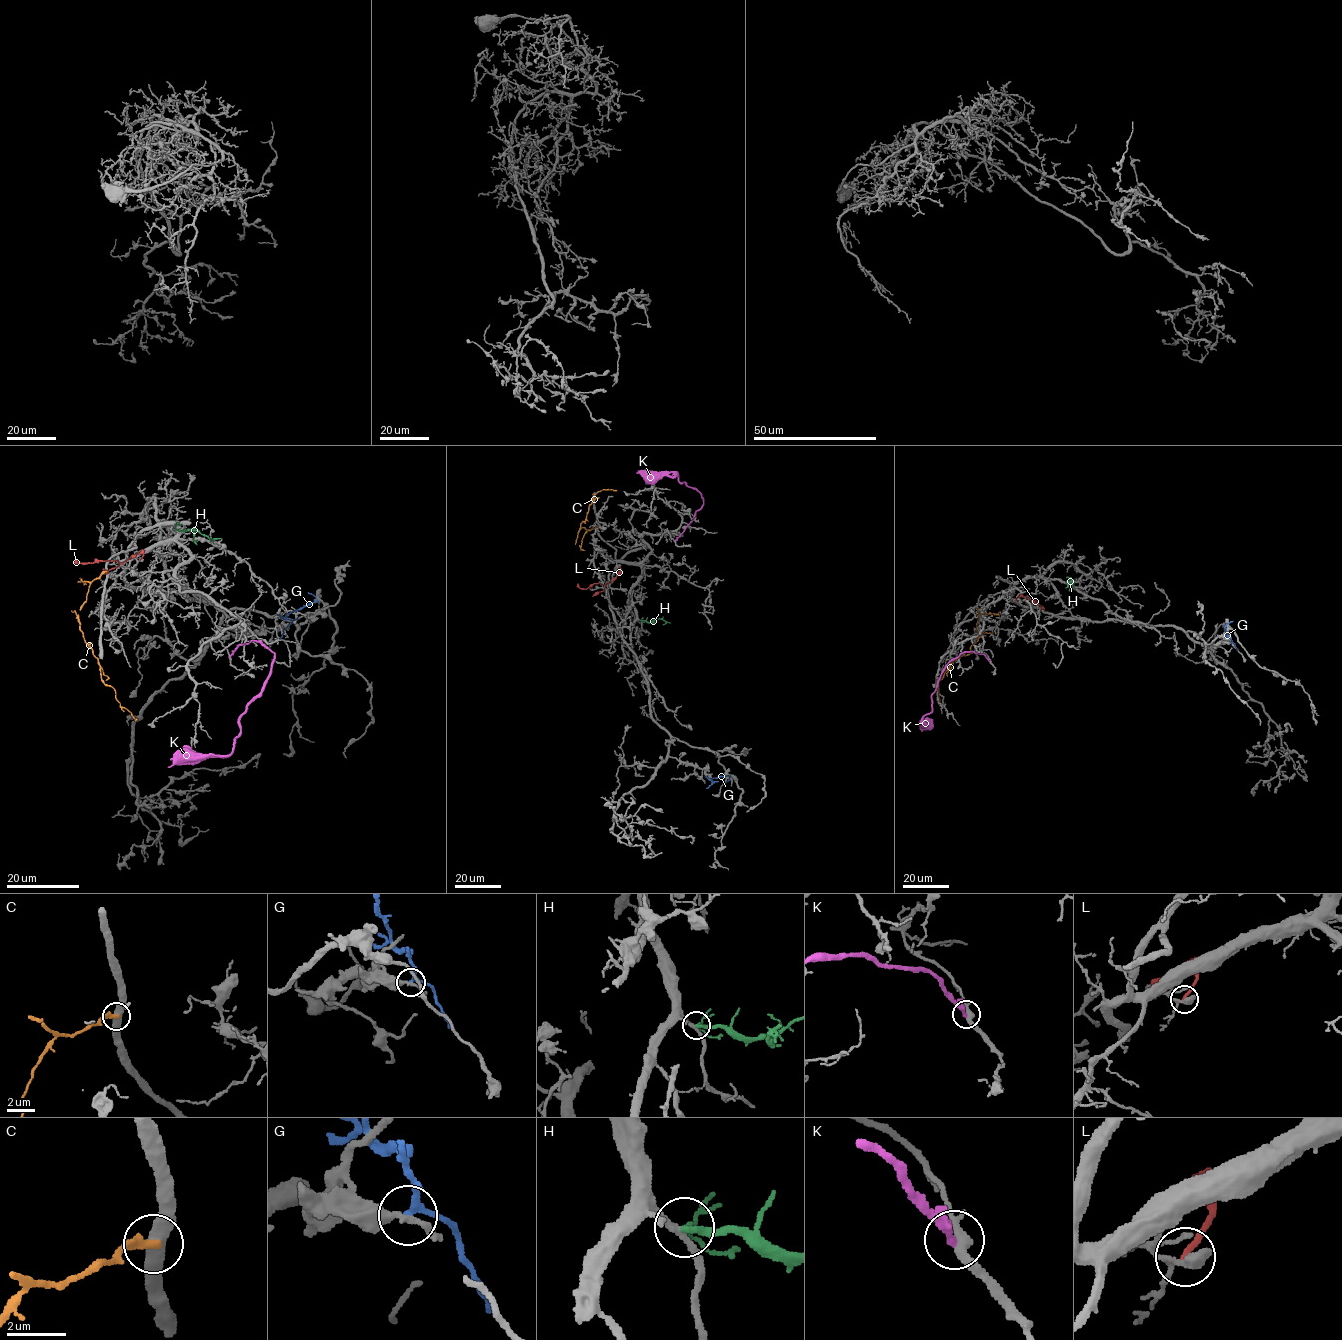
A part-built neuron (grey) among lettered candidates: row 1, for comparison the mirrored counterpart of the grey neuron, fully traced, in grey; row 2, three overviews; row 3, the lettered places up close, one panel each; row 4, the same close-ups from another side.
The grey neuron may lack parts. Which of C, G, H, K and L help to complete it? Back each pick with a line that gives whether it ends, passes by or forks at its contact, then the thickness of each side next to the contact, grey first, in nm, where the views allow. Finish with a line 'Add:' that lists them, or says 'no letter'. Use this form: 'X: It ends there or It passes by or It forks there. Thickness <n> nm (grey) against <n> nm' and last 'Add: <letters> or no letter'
H: It passes by. Thickness 200 nm (grey) against 200 nm
Add: H

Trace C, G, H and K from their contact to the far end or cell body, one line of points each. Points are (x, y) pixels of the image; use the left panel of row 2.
C: (106, 571), (90, 583), (78, 615), (80, 630), (98, 660), (101, 680), (114, 689), (115, 698), (137, 719)
G: (287, 627), (291, 621), (285, 618), (288, 613), (314, 602), (316, 597), (308, 592)
H: (174, 529), (195, 530), (215, 539), (210, 541)
K: (229, 656), (256, 641), (275, 654), (262, 691), (239, 719), (234, 749), (168, 767)

